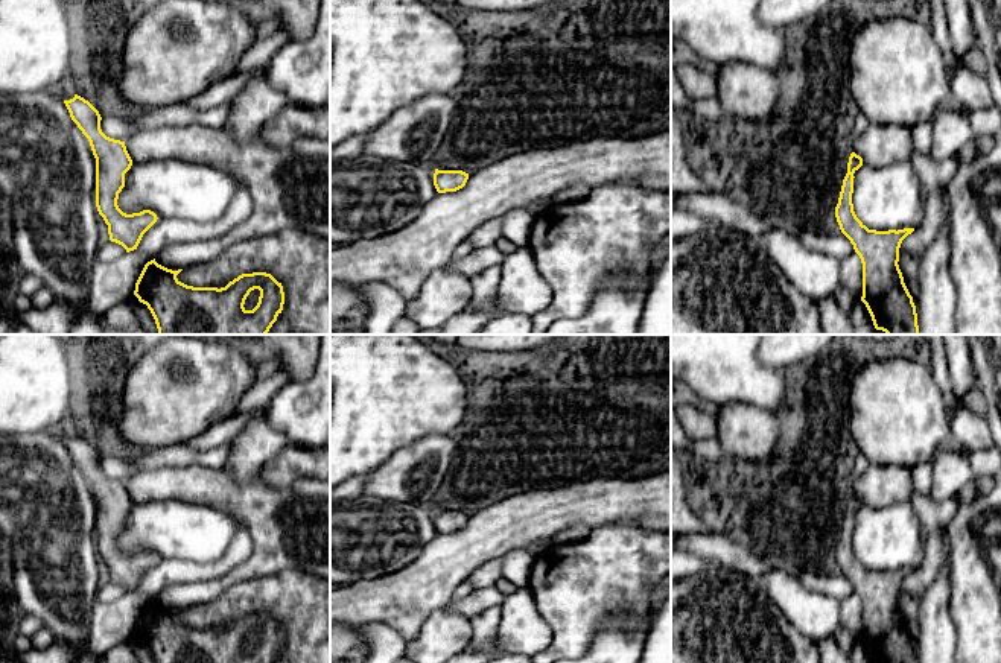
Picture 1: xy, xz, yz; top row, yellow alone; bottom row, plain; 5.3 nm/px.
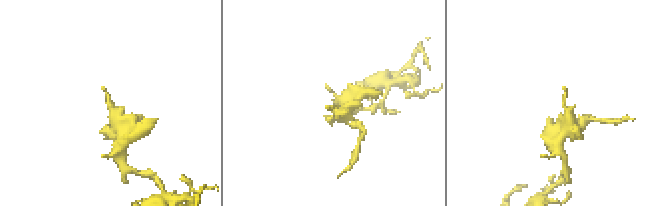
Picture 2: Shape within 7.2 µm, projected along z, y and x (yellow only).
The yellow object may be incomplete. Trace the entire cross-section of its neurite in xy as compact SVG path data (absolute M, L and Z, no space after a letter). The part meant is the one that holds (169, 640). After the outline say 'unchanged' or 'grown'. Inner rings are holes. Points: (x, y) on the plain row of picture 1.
M154 601L148 602L135 623L134 636L140 643L146 645L151 651L155 663L275 663L277 657L283 651L284 645L284 633L281 623L278 623L271 614L266 613L253 613L242 614L233 622L230 622L225 628L193 628L181 623L176 616L183 610L172 611ZM259 630L260 637L259 643L253 651L246 651L243 648L246 637L251 631Z | unchanged

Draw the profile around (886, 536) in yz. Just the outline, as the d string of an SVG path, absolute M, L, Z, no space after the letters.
M863 499L853 517L852 544L863 566L876 572L920 567L922 523L910 499Z

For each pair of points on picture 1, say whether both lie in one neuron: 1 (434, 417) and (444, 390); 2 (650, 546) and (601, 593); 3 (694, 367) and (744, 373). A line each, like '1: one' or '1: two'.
1: one
2: one
3: one

